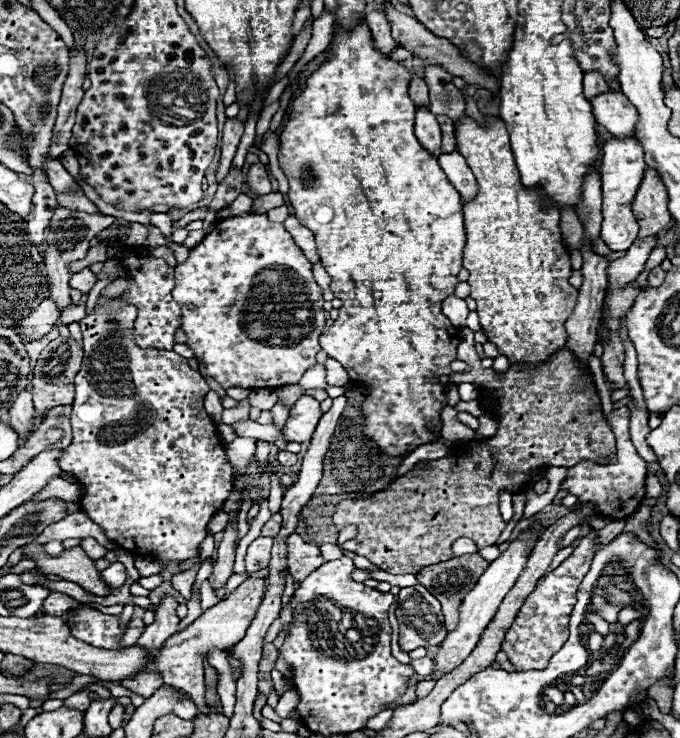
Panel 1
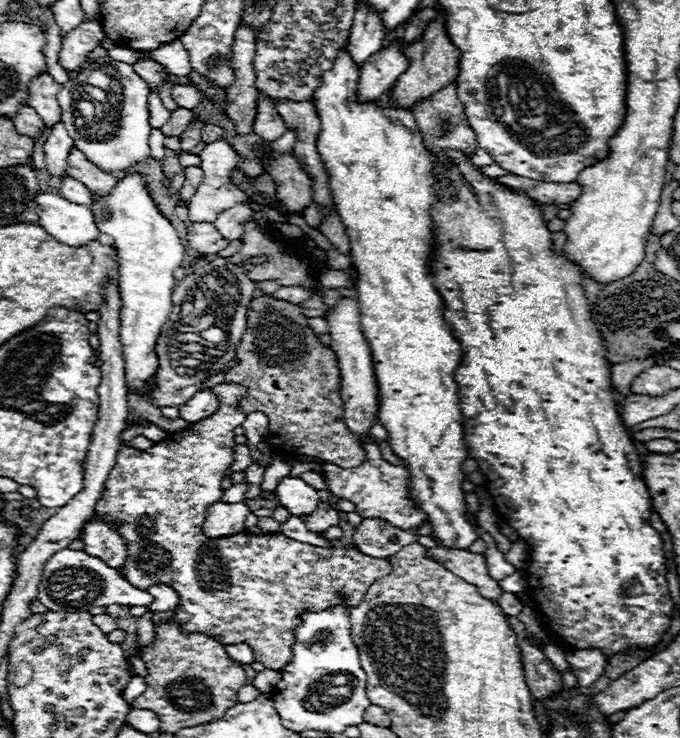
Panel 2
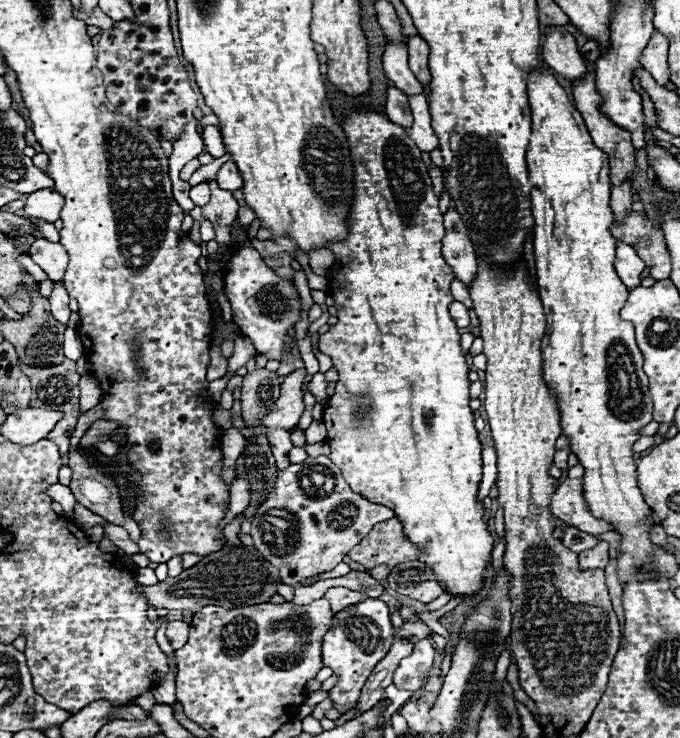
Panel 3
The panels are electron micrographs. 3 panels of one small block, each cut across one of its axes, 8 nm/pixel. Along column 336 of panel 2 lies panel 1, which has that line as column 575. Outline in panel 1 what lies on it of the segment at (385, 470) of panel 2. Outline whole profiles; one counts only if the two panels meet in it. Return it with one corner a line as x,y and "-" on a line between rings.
624,406
624,408
618,408
618,410
612,410
612,414
608,414
604,418
616,434
616,444
618,444
616,462
599,465
591,460
582,460
574,468
568,468
566,478
560,484
560,490
568,490
568,494
576,496
580,500
580,504
594,506
600,516
610,516
610,518
624,520
638,510
638,506
642,504
642,498
646,496
646,492
644,492
646,462
638,456
638,452
636,452
636,448
632,446
632,440
630,440
630,432
628,432
630,410

